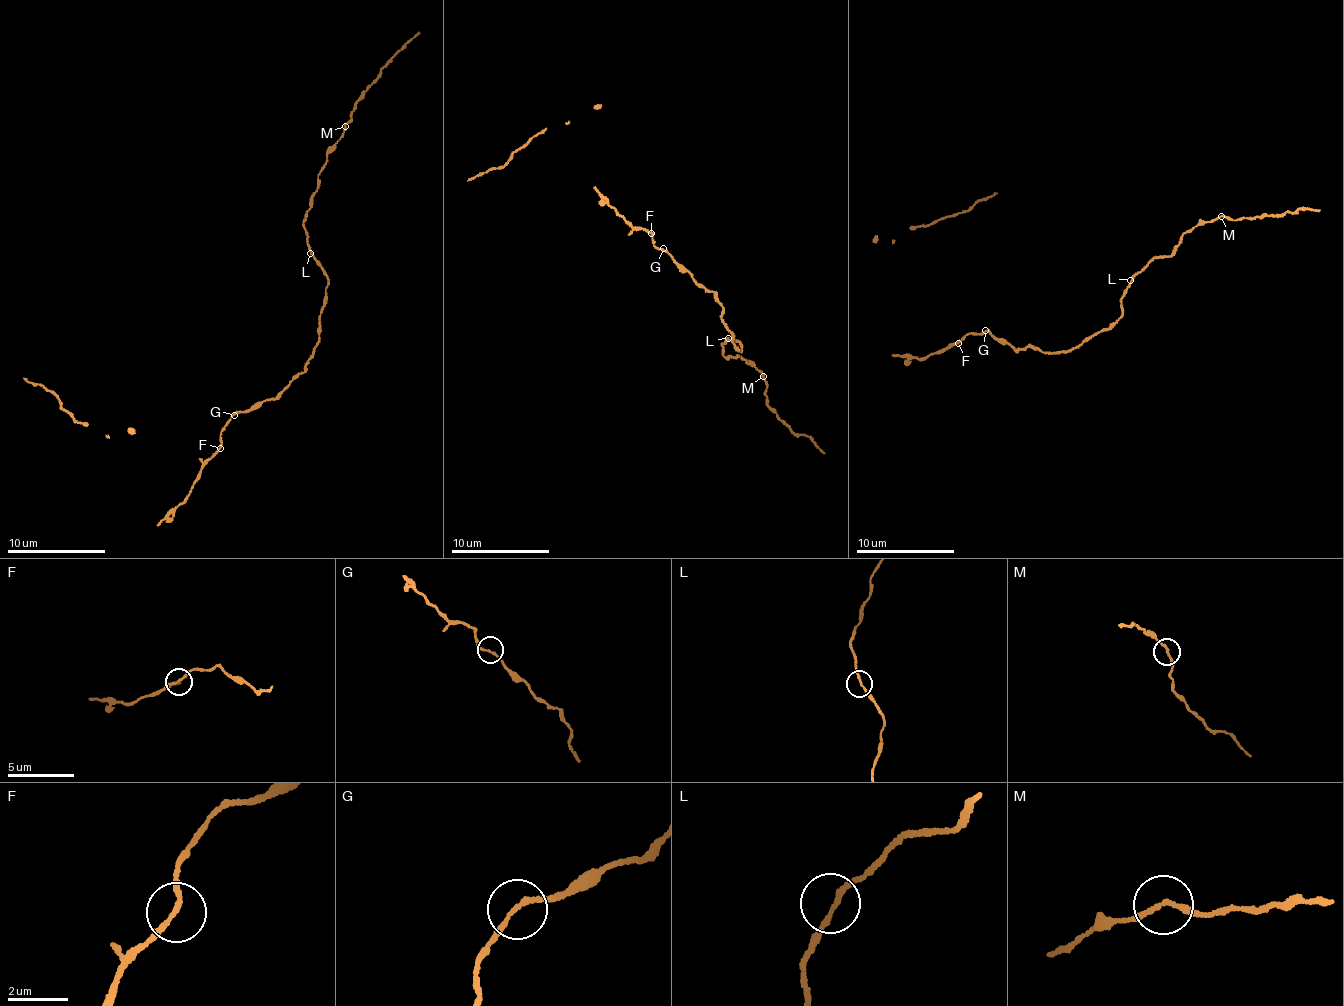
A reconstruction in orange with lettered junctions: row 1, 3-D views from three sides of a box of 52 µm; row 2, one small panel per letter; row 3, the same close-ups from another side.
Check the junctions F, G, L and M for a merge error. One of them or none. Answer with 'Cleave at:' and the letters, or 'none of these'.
Cleave at: none of these

